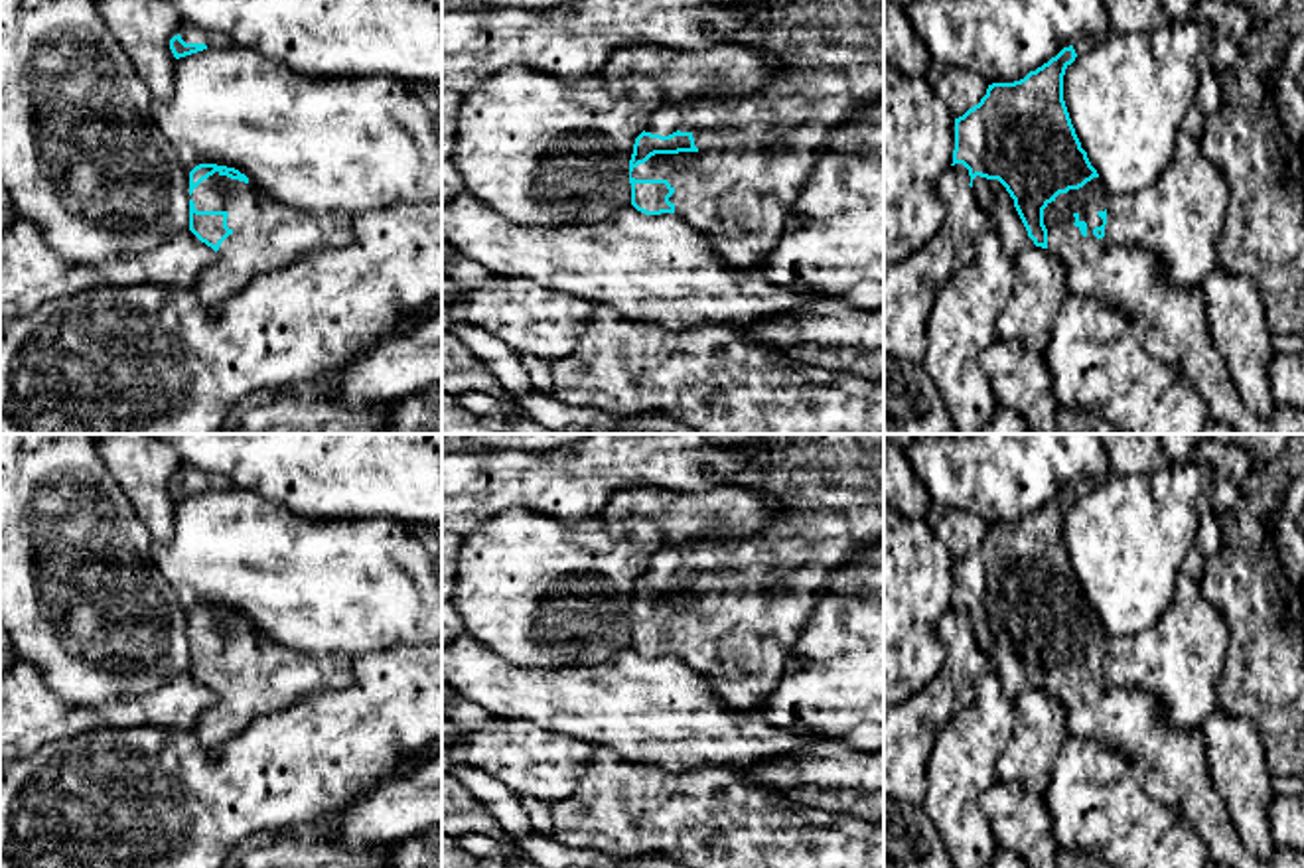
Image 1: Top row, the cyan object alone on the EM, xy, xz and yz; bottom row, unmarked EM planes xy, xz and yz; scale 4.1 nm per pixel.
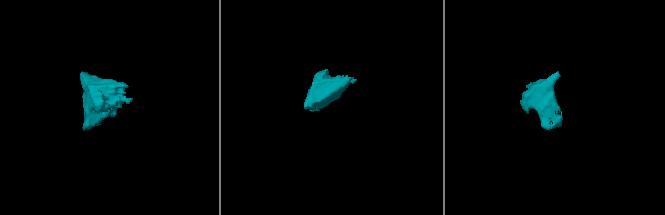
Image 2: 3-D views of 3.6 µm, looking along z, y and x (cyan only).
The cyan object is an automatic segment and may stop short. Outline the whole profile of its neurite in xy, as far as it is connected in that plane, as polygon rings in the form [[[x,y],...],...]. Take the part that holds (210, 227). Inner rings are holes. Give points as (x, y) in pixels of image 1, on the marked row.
[[[195,166],[189,195],[189,231],[217,253],[193,286],[201,304],[211,308],[264,272],[353,239],[351,215],[310,215],[284,205],[235,168]]]

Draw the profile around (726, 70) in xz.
[[[724,39],[702,51],[633,45],[617,49],[602,79],[643,75],[657,83],[671,103],[698,97],[754,97],[779,73],[781,63],[760,47]]]

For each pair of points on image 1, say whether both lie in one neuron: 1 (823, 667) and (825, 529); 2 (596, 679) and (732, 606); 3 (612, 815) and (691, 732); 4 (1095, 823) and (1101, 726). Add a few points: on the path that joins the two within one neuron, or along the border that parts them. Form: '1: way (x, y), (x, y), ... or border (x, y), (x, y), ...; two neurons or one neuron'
1: border (821, 598), (796, 638); two neurons
2: border (630, 646), (646, 655), (677, 655), (687, 665); two neurons
3: way (634, 799), (667, 766), (669, 754); one neuron
4: border (1070, 734), (1093, 738), (1135, 760); two neurons

